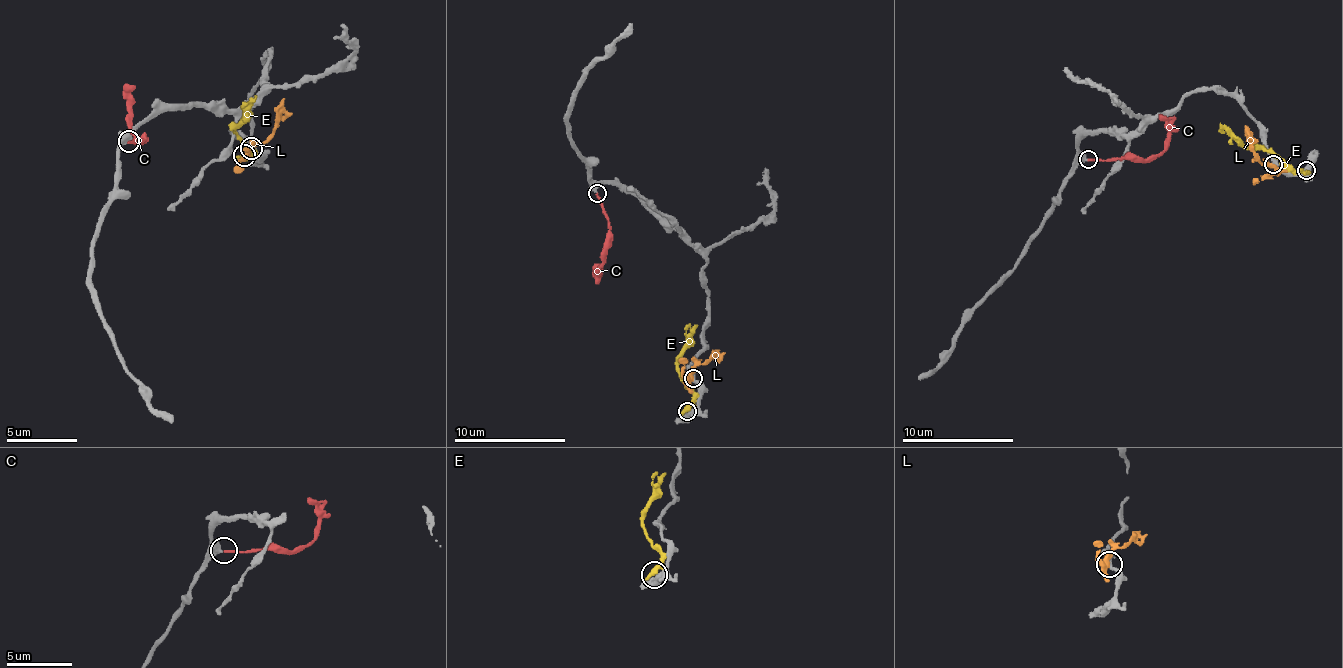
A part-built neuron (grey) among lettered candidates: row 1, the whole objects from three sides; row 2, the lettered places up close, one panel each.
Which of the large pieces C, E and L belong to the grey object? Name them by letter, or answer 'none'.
C

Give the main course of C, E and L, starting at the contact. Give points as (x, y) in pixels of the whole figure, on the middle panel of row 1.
C: (596, 192), (607, 220), (605, 259), (599, 273), (593, 264)
E: (688, 412), (693, 389), (680, 373), (680, 351), (696, 326)
L: (693, 378), (693, 370), (718, 351)

